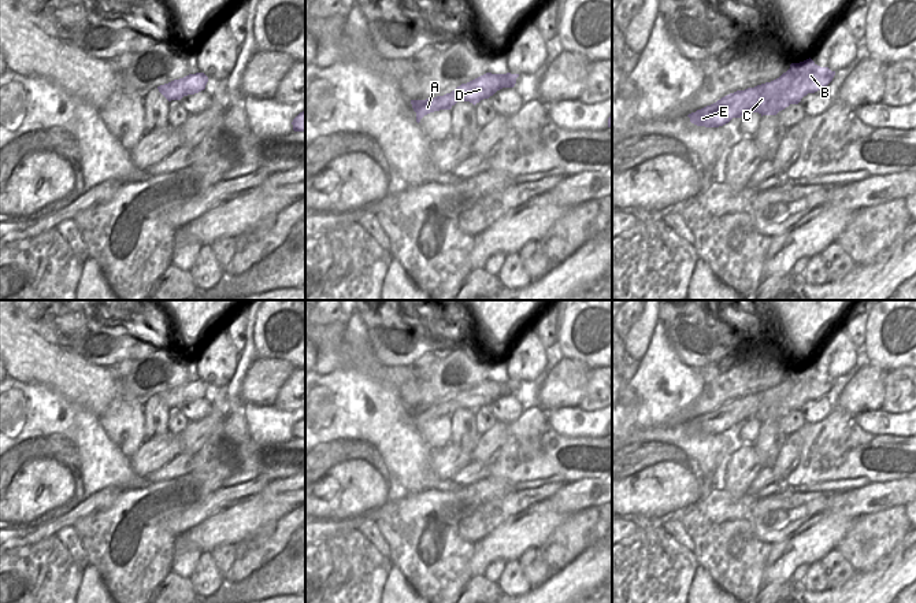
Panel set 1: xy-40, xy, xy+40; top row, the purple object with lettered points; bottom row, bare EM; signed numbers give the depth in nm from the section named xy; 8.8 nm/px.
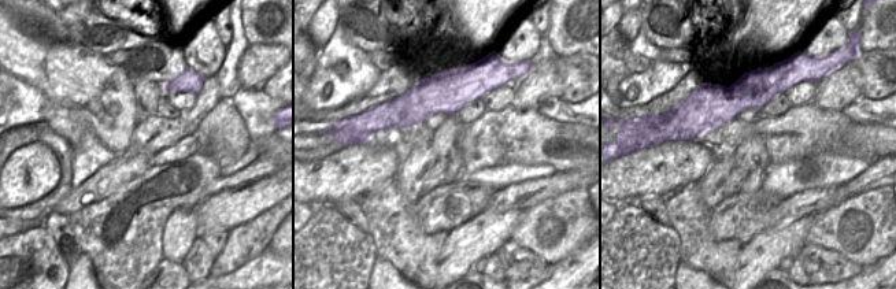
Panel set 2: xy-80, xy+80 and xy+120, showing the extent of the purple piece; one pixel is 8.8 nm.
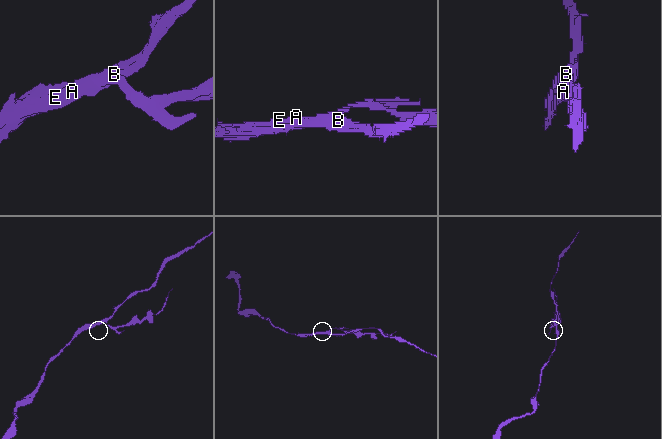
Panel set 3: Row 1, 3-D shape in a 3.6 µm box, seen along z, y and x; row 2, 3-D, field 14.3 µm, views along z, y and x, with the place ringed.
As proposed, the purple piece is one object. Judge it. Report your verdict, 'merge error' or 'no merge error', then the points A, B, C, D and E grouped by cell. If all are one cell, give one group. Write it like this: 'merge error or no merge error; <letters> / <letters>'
merge error; A B C E / D

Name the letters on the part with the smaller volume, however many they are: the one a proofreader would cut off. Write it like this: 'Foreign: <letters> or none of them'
Foreign: D

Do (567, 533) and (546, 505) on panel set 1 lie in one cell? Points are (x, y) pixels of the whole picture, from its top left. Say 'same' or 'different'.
different

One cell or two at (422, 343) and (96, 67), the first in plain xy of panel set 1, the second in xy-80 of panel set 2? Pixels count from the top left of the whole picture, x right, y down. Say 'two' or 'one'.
two

